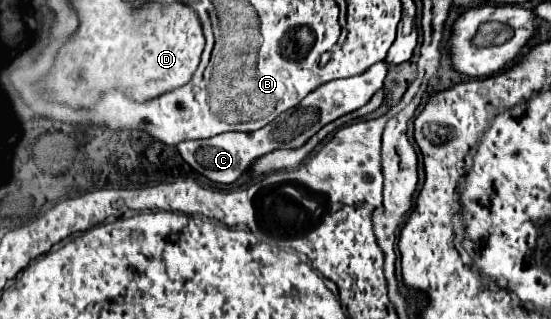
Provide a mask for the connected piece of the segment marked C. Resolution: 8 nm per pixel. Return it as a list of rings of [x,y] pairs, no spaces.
[[[375,63],[371,65],[371,69],[367,69],[367,73],[355,75],[351,79],[343,79],[343,81],[331,81],[331,85],[321,85],[319,89],[315,89],[315,93],[309,93],[295,109],[289,109],[285,113],[281,113],[275,121],[271,121],[271,125],[265,125],[263,129],[255,131],[255,133],[221,133],[209,139],[199,139],[199,141],[183,141],[177,145],[181,157],[203,177],[215,181],[215,183],[223,183],[229,185],[233,181],[237,181],[243,171],[259,157],[275,151],[275,149],[295,149],[299,145],[305,145],[323,125],[339,119],[345,113],[351,113],[359,107],[363,107],[373,93],[377,93],[383,87],[383,79],[387,75],[387,65]]]

